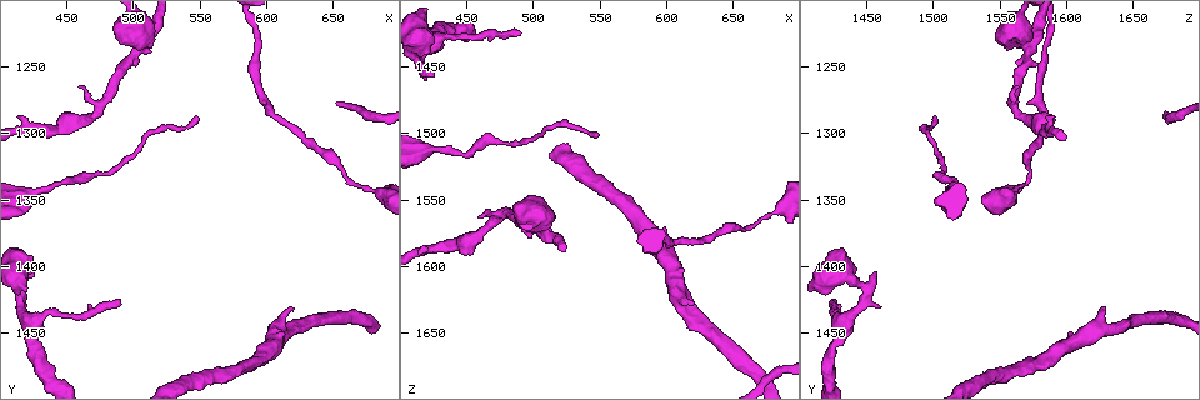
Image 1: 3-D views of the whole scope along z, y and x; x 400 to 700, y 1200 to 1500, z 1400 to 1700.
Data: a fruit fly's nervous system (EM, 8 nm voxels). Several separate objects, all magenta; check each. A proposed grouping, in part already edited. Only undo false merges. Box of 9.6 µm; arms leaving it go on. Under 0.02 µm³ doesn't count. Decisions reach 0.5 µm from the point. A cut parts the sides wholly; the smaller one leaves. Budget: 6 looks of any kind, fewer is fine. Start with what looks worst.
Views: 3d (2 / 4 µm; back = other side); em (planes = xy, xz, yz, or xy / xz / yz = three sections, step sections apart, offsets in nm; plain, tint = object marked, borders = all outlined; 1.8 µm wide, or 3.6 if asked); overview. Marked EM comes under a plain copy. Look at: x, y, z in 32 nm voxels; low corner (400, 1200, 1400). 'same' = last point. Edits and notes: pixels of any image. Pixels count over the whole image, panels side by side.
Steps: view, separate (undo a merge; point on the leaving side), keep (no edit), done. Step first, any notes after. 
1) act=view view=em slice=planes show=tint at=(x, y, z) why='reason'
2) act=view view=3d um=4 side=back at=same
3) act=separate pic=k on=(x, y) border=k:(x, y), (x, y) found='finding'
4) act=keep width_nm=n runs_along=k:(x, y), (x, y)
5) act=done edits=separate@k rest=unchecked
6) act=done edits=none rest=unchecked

act=view view=em um=3.6 slice=xy step=16 show=tint at=(508, 1228, 1570) why='sudden change in width'

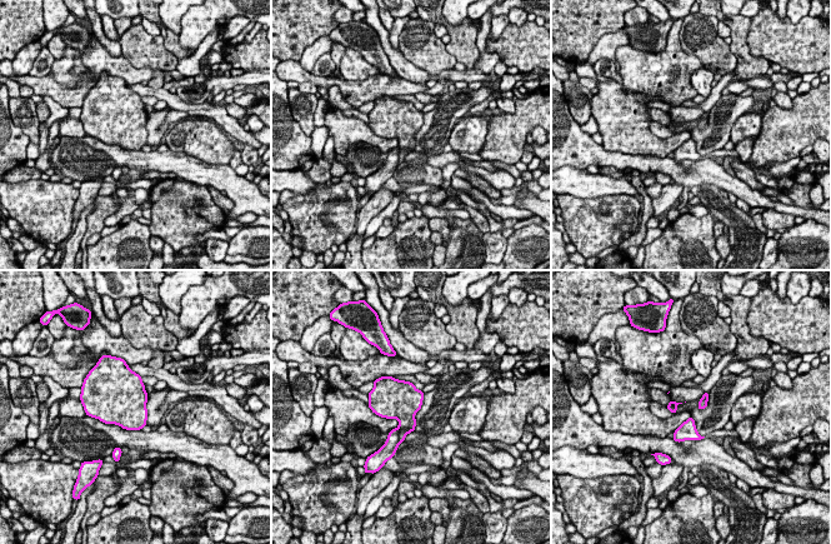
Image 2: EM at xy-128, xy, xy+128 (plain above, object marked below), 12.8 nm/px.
act=separate pic=2 on=(388, 450) border=2:(396, 428), (399, 444) found='two cells meet here'

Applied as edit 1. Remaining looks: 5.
act=view view=em slice=planes show=tint at=(420, 1346, 1512) why='sudden change in width'

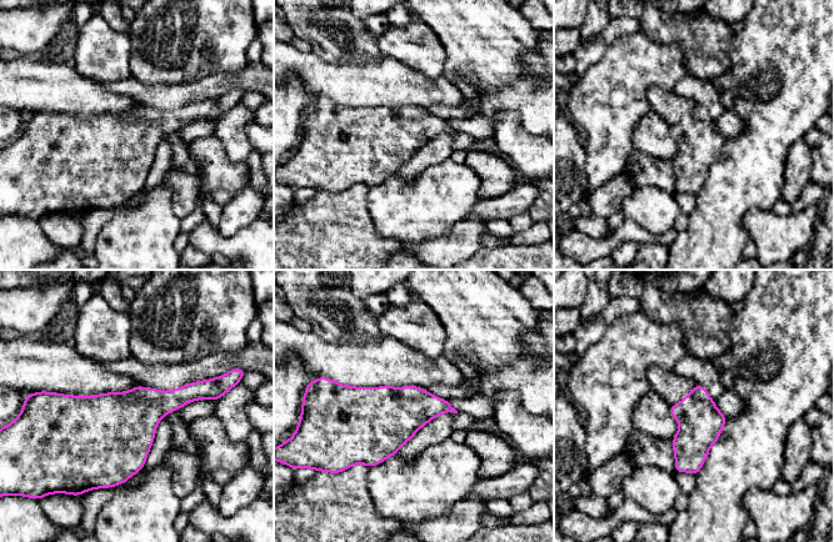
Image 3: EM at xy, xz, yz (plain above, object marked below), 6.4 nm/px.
act=keep width_nm=280 found='one cell here'

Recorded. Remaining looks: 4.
act=view view=3d um=4 at=(660, 1332, 1572) why='sudden change in width'

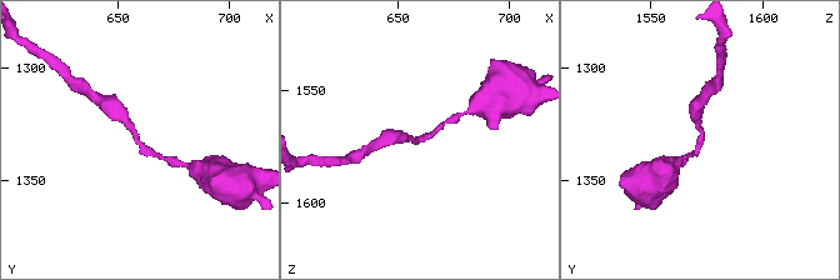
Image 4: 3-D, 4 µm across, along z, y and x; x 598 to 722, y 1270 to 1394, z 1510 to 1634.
act=view view=em slice=xz step=16 show=tint at=(659, 1332, 1571)

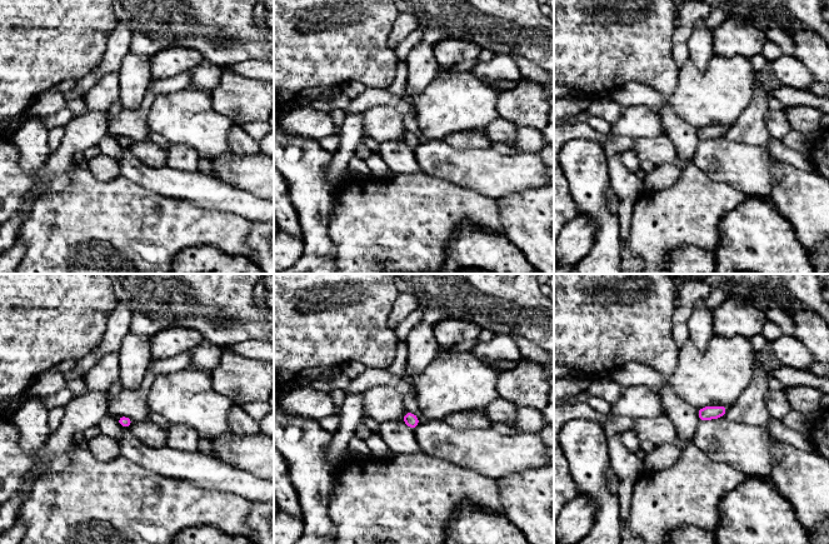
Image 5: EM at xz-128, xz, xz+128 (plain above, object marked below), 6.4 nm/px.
act=keep width_nm=70 found='one cell here'

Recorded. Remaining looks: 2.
act=done edits=separate@2 rest=unchecked

